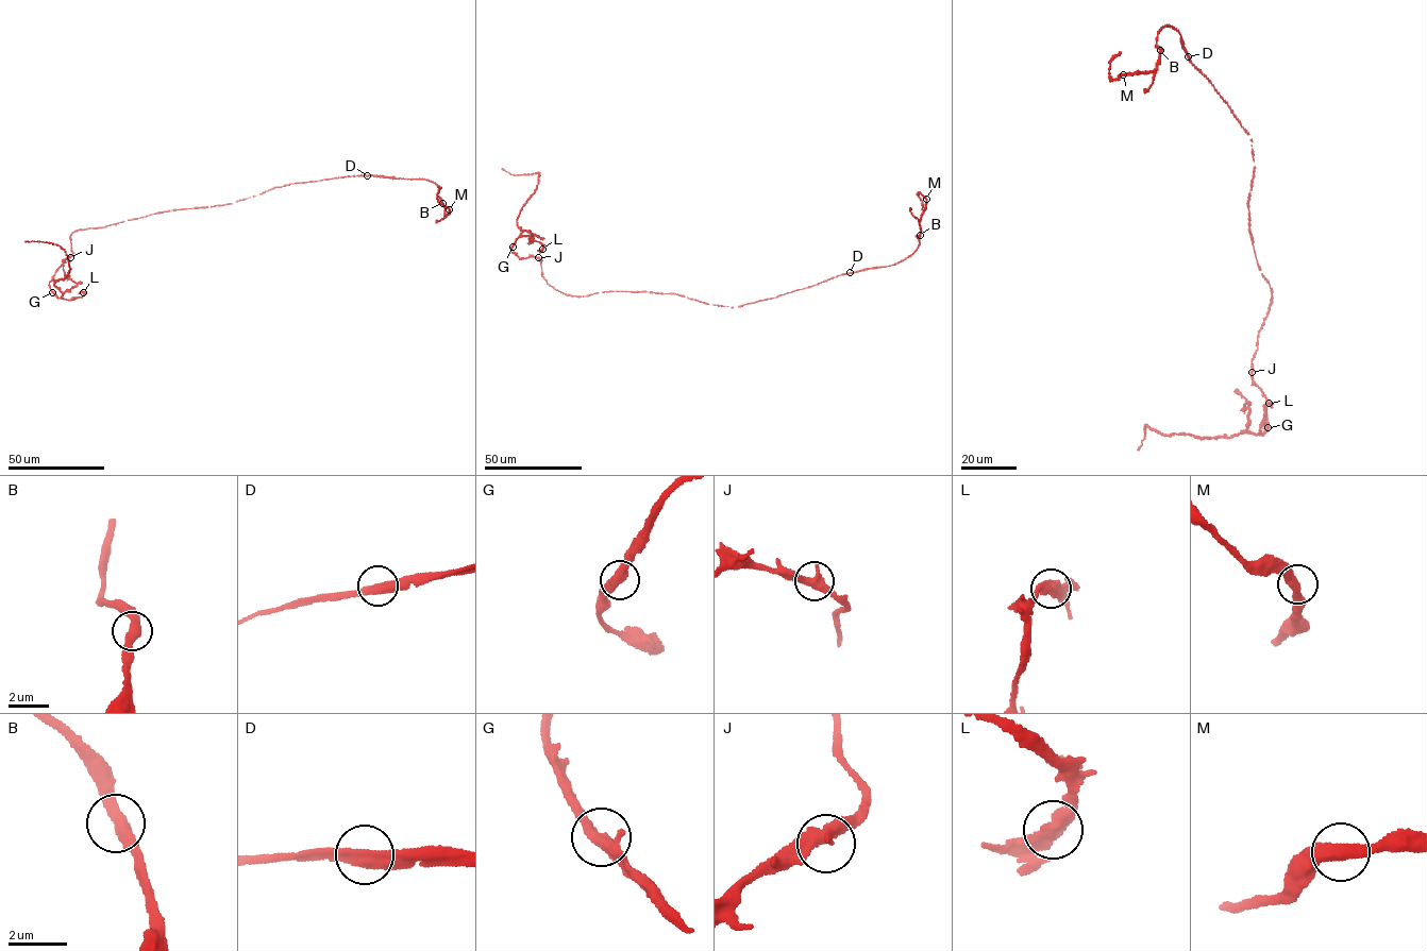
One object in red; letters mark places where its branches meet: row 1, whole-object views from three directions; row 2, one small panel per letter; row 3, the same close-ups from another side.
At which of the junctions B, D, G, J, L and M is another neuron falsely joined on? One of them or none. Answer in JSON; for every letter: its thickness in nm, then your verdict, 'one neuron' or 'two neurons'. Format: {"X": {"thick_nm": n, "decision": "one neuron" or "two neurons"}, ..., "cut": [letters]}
{"B": {"thick_nm": 420, "decision": "one neuron"}, "D": {"thick_nm": 420, "decision": "two neurons"}, "G": {"thick_nm": 400, "decision": "one neuron"}, "J": {"thick_nm": 440, "decision": "one neuron"}, "L": {"thick_nm": 440, "decision": "one neuron"}, "M": {"thick_nm": 420, "decision": "one neuron"}, "cut": ["D"]}

